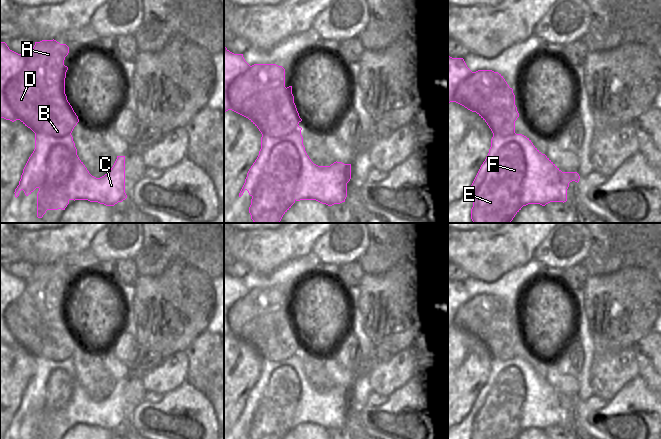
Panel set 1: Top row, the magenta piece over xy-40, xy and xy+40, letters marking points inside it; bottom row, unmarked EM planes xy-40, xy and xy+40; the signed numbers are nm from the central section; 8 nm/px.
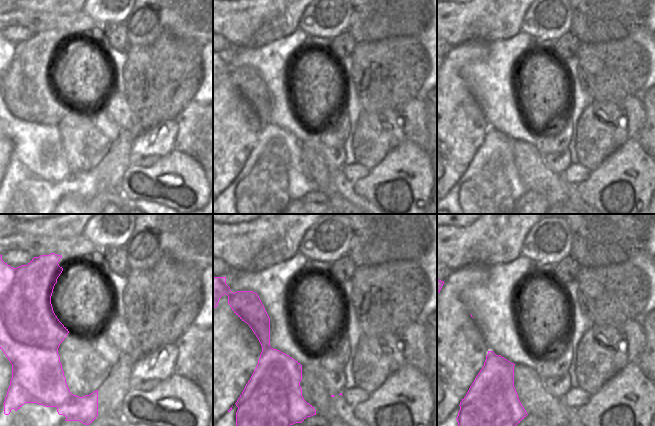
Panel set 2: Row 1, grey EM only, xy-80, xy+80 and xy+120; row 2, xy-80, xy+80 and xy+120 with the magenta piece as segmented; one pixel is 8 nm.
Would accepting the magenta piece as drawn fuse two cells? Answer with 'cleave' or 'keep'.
cleave

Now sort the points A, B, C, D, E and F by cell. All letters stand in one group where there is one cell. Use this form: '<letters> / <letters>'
A B C D / E F

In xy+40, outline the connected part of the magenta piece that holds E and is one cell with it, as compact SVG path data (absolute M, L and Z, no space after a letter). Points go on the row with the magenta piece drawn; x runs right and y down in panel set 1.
M504 151L485 183L473 194L473 223L511 223L523 207L521 181L524 173L521 153Z

